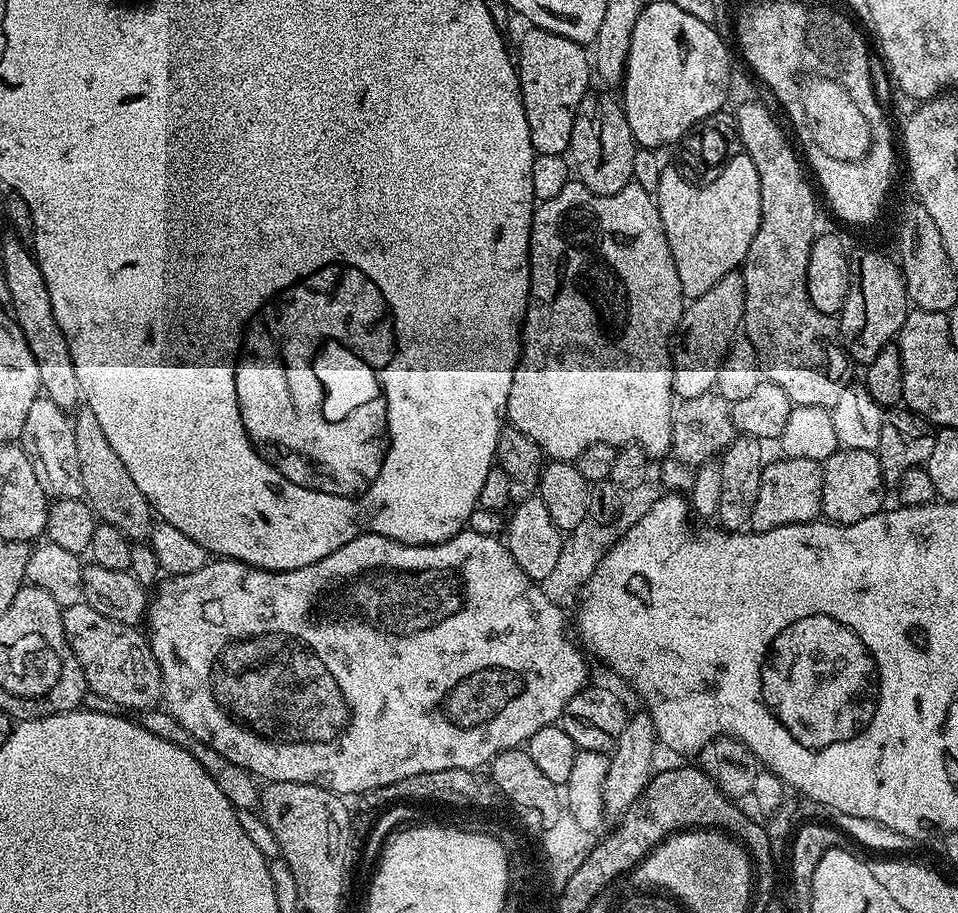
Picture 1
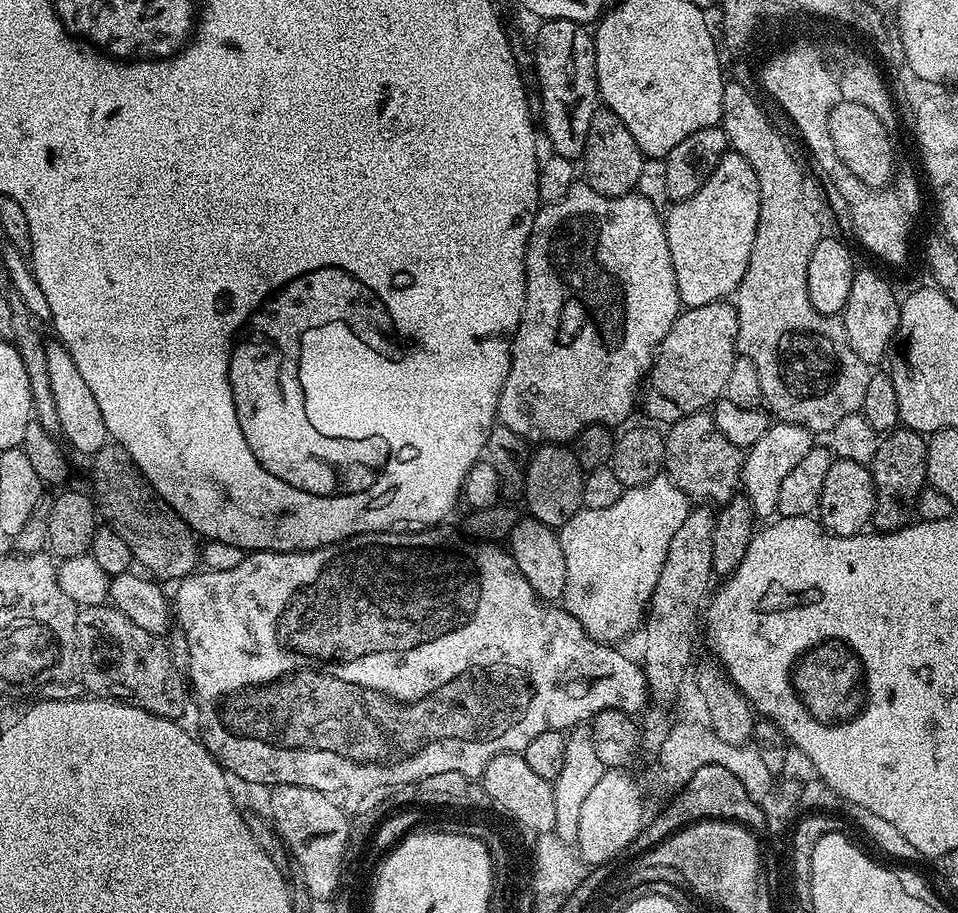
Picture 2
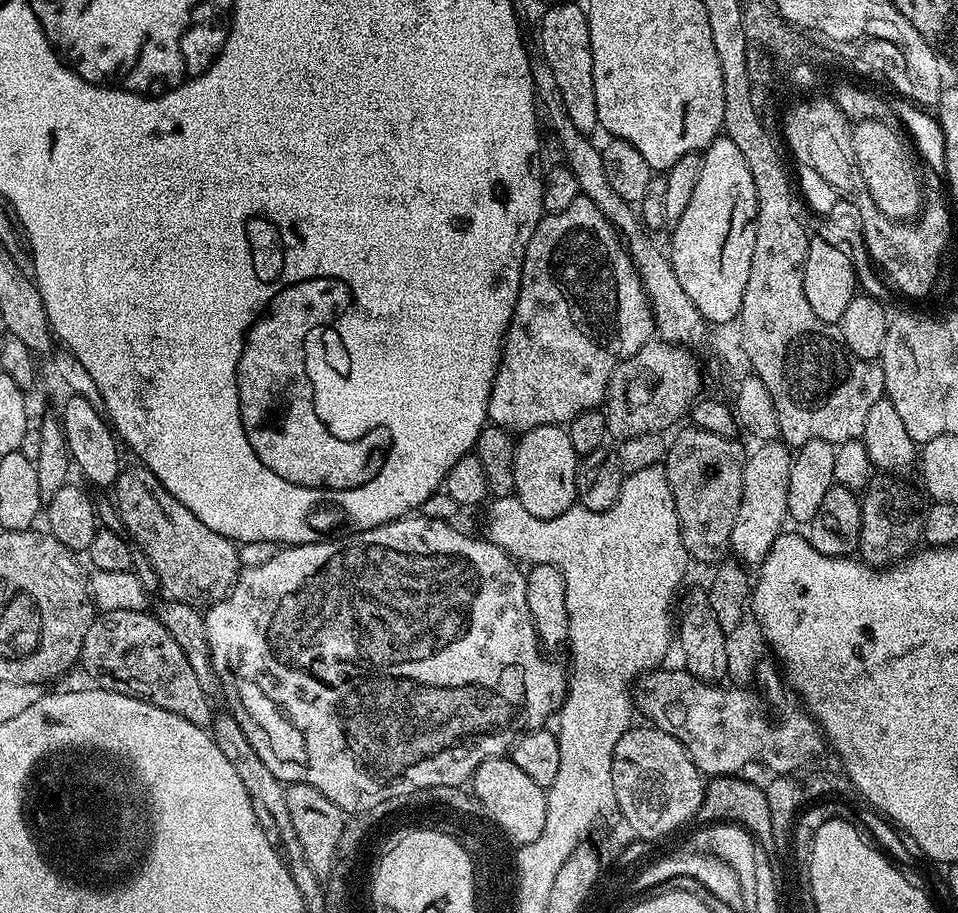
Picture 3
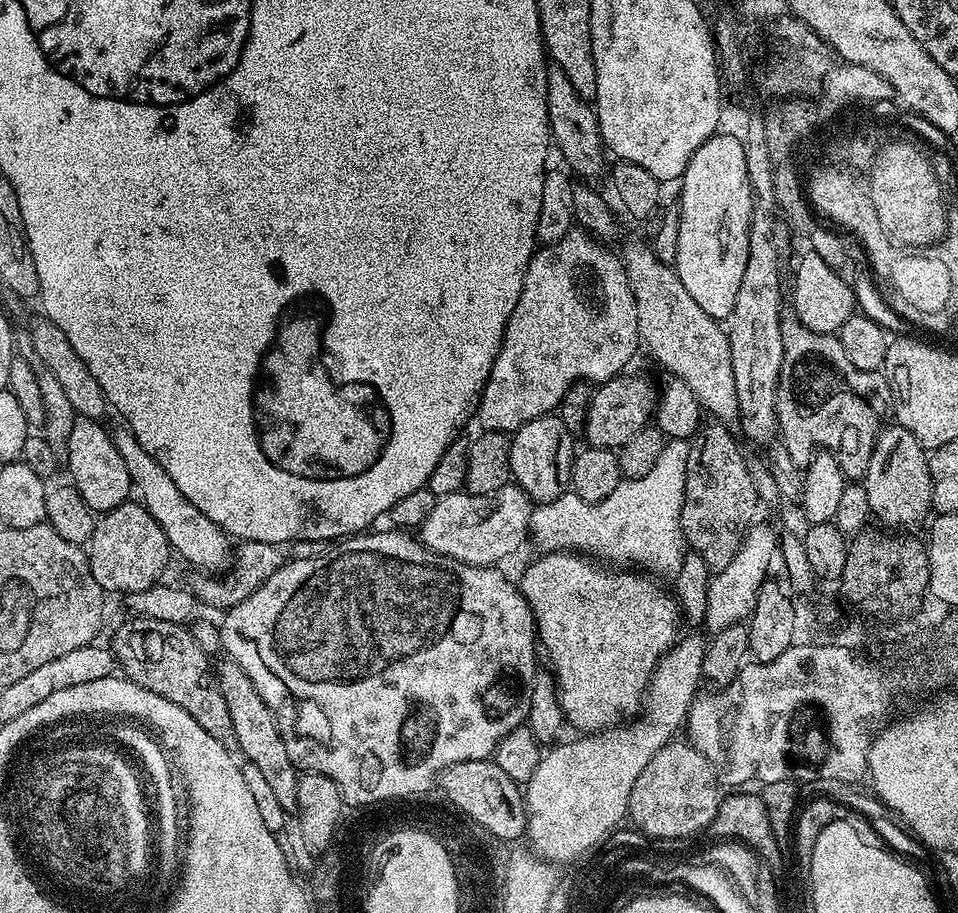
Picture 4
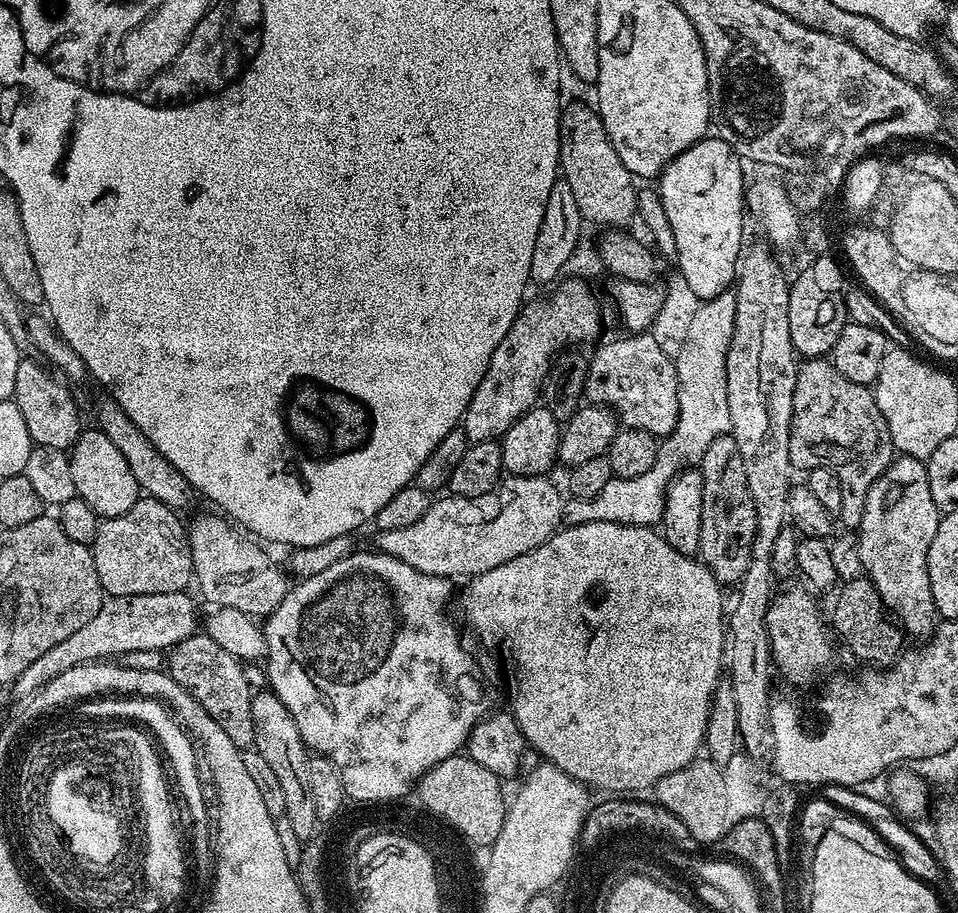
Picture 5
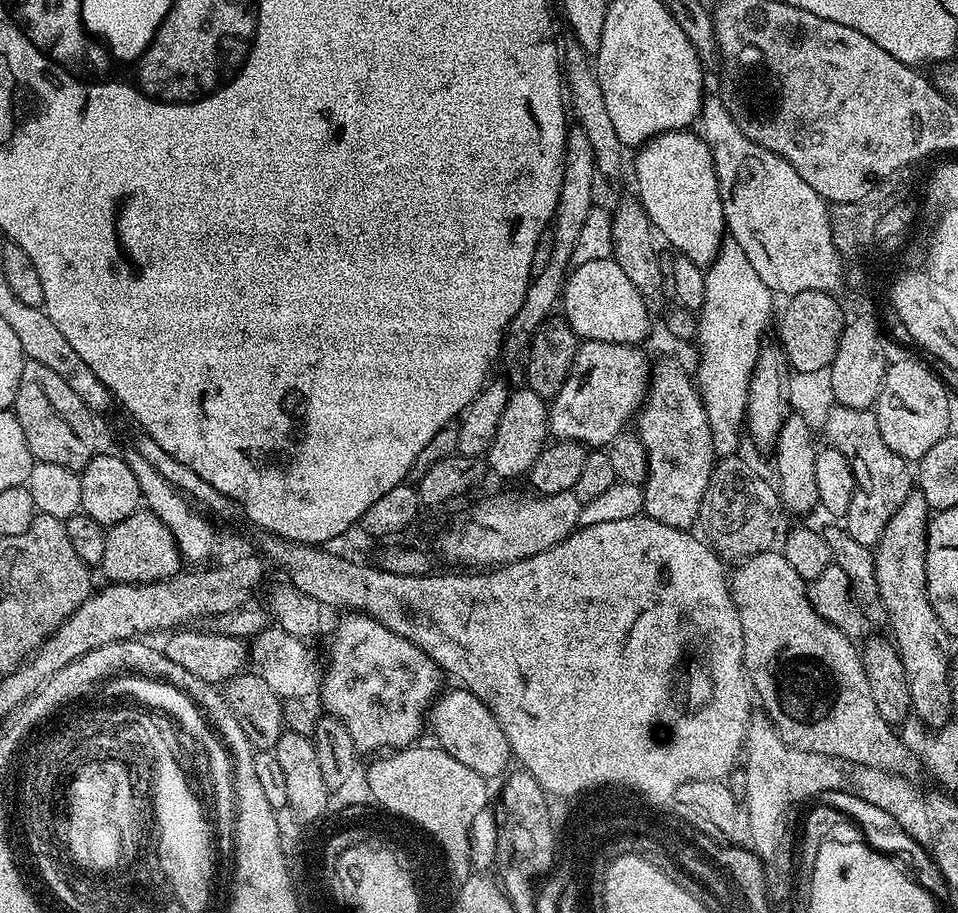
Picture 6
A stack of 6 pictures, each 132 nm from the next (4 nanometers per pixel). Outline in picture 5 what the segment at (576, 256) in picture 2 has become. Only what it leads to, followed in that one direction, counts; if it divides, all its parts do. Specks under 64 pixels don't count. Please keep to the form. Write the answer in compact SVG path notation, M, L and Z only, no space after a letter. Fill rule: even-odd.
M565 279L552 300L543 304L536 300L521 307L506 338L498 342L498 350L490 358L490 366L464 412L462 427L473 444L499 441L522 414L537 407L538 397L548 378L552 361L573 346L584 346L600 332L600 300L588 289L584 280ZM565 283L565 284L564 284ZM564 284L564 285L563 285Z

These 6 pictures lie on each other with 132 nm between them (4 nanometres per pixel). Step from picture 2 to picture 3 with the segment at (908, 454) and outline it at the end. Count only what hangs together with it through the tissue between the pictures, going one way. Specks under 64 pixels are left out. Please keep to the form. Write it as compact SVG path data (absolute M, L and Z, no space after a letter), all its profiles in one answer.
M876 474L862 493L860 500L860 547L859 559L873 568L891 566L912 555L921 543L924 531L925 501L920 501L920 496L896 474Z

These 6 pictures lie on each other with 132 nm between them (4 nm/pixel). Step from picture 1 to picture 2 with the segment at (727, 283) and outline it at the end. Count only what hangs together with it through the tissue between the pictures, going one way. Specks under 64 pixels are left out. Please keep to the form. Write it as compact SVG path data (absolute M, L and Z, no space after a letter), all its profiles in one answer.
M728 300L710 302L706 306L684 308L679 318L670 326L670 334L662 338L656 359L648 369L646 387L642 392L642 408L652 420L661 420L664 426L671 426L684 416L711 409L716 401L724 396L724 387L730 382L730 370L738 355L736 339L738 338L738 314L735 303Z

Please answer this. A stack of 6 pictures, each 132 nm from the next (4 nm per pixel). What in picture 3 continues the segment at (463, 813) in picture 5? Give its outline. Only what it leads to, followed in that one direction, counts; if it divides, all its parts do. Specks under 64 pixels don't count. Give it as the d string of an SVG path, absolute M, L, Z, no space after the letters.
M491 756L472 773L472 786L478 794L478 802L486 806L489 821L513 845L529 844L542 834L546 826L548 794L545 788L533 782L510 758Z

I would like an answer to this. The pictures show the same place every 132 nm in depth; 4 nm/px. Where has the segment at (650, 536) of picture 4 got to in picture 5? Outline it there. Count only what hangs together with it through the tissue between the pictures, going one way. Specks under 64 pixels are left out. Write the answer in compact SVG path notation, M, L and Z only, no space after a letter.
M729 290L718 294L712 300L699 305L699 315L692 322L690 340L680 360L678 374L678 400L680 417L676 430L659 441L656 461L646 474L625 480L613 479L606 487L589 500L569 499L565 503L563 519L568 524L581 524L591 520L605 520L619 524L656 526L664 519L664 508L668 504L668 493L681 472L699 465L706 454L706 446L714 438L727 436L732 431L730 402L726 394L726 360L734 334L736 294Z

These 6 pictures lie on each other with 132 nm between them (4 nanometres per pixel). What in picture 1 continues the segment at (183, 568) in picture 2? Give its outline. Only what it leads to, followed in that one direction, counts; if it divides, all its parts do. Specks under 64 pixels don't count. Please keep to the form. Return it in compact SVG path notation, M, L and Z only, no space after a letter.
M86 406L75 409L71 417L74 430L74 446L78 449L78 466L82 470L82 486L84 496L92 511L105 524L112 524L133 542L147 541L152 532L154 513L142 490L134 486L134 478L130 478L130 470L122 463L122 458L114 454L106 434L102 434L102 426L98 426L98 418Z

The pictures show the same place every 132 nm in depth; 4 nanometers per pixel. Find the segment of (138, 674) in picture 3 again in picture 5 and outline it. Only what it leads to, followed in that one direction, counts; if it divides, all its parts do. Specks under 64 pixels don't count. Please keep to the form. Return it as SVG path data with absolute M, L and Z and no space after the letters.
M195 634L186 638L166 656L166 671L174 678L174 682L185 688L200 703L202 710L206 710L206 714L214 718L214 722L218 722L222 730L226 730L230 742L234 742L236 748L248 750L255 742L254 716L251 713L254 688L248 685L248 676L244 673L244 668L245 665L237 660L234 654L226 654L226 650L222 650L222 646L218 646L218 642L214 642L214 638L207 634Z

